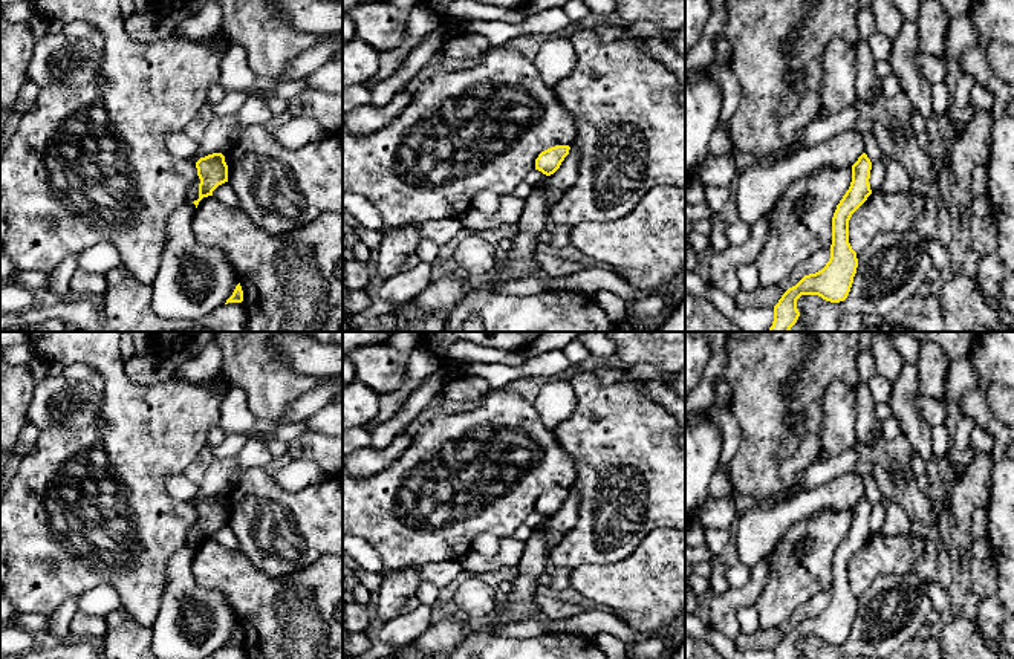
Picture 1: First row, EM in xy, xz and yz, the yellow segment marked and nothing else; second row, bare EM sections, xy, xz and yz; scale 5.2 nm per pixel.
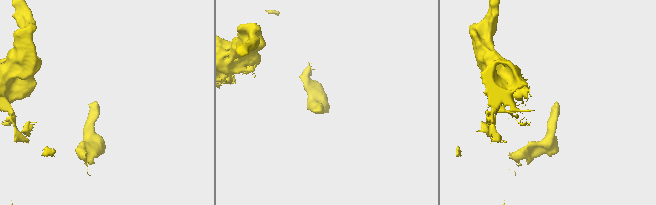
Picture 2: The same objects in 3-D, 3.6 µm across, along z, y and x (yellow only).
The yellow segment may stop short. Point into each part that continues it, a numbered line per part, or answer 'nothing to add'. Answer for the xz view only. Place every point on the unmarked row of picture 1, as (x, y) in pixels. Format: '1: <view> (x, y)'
nothing to add

